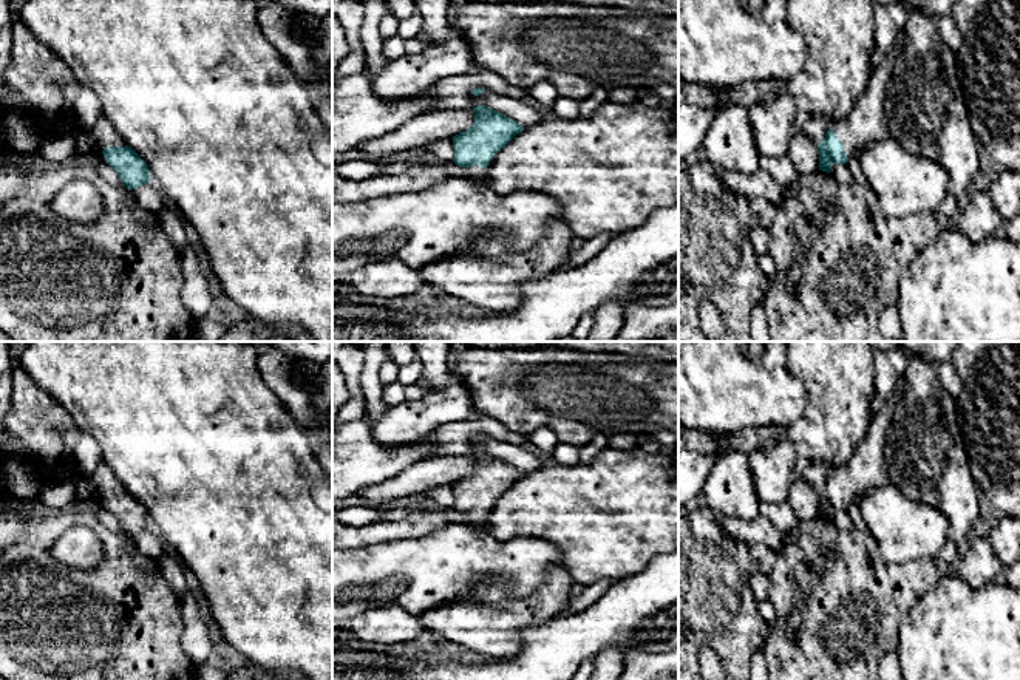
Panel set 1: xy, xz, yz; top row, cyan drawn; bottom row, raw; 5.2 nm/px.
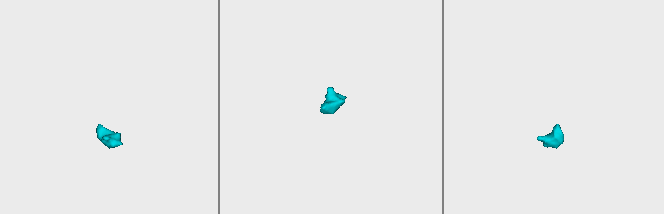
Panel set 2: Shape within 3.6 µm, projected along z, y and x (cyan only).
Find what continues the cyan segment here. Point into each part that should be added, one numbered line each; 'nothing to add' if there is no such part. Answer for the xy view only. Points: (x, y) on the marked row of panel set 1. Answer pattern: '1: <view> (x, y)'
1: xy (104, 132)

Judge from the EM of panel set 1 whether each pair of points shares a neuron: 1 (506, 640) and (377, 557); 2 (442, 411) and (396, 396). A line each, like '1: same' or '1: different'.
1: different
2: different

